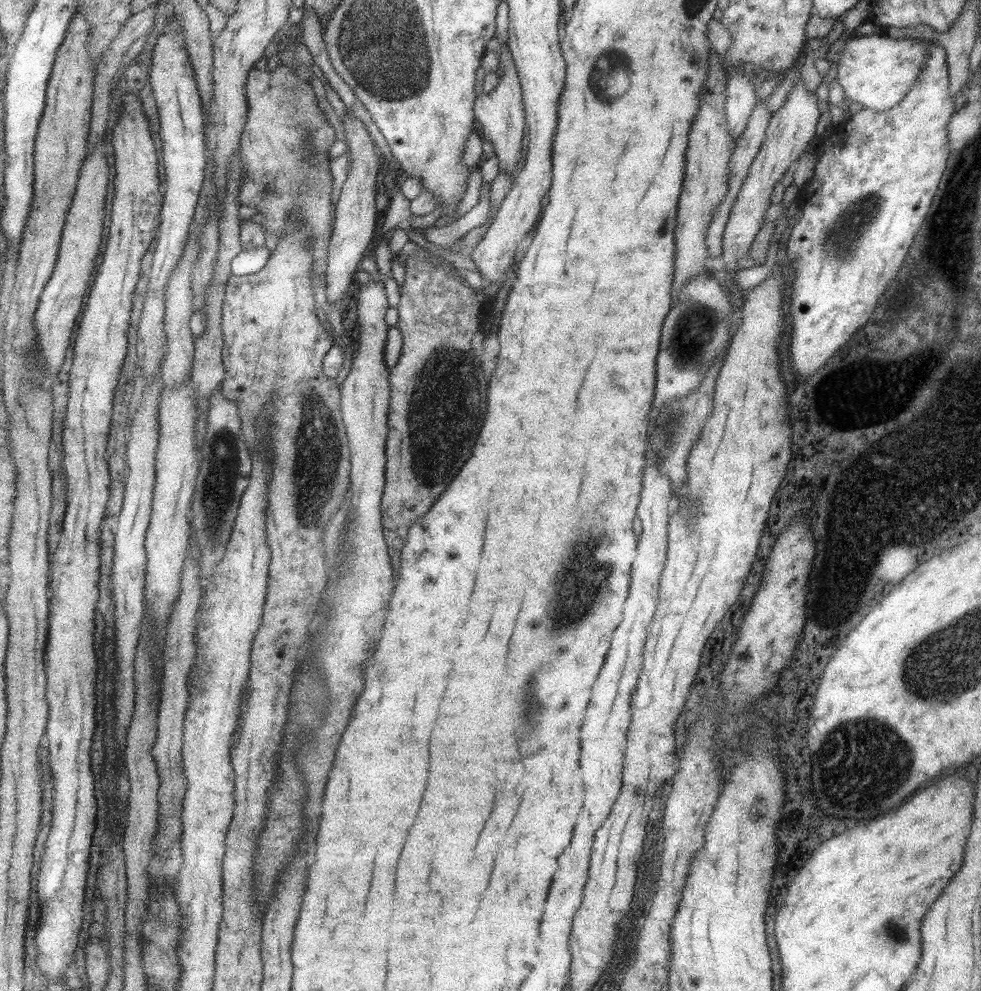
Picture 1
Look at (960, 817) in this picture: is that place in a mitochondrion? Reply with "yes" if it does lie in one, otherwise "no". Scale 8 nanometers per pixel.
no

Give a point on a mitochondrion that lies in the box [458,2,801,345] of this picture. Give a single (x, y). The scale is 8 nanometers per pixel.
(606, 73)

